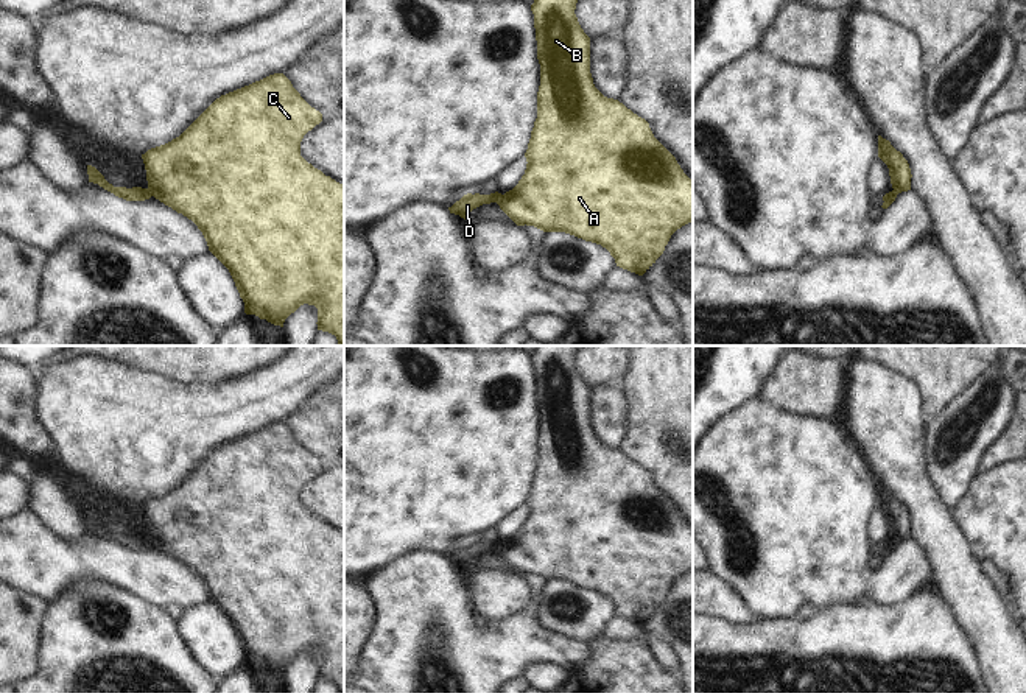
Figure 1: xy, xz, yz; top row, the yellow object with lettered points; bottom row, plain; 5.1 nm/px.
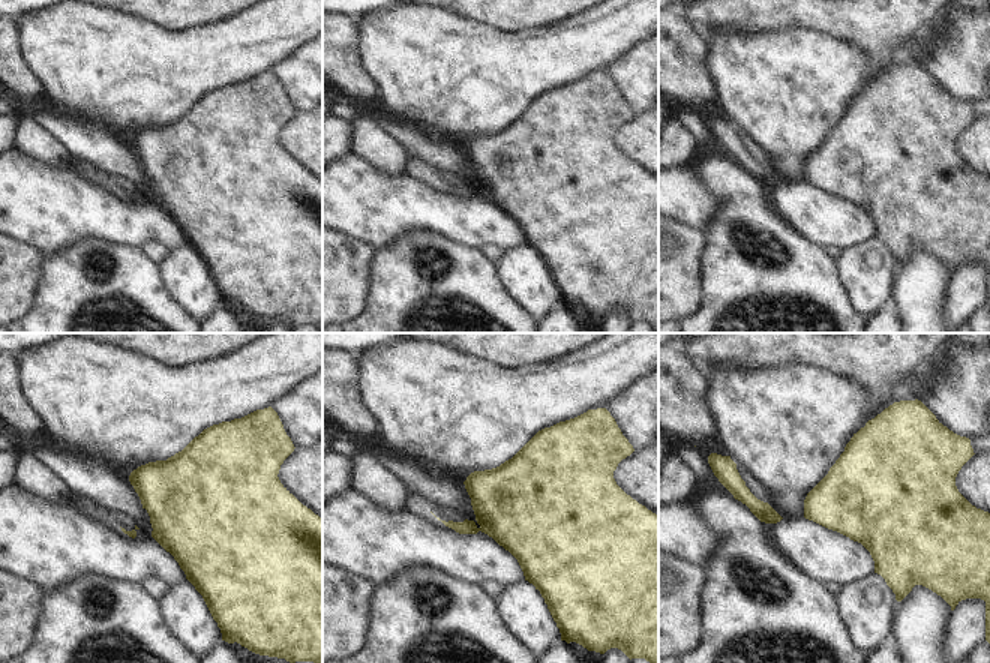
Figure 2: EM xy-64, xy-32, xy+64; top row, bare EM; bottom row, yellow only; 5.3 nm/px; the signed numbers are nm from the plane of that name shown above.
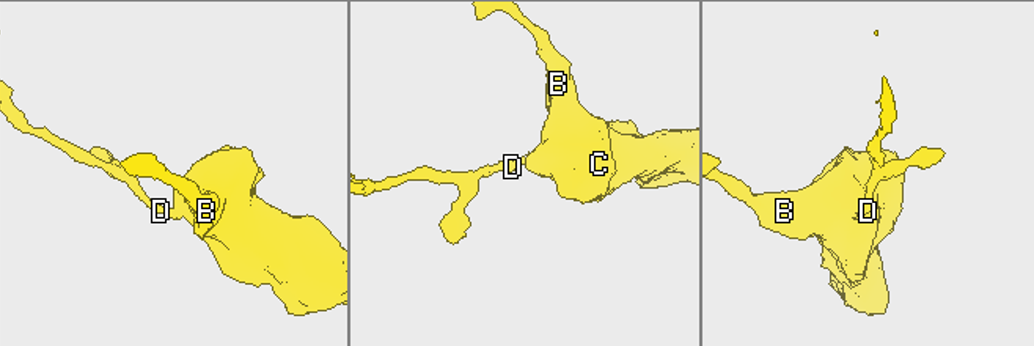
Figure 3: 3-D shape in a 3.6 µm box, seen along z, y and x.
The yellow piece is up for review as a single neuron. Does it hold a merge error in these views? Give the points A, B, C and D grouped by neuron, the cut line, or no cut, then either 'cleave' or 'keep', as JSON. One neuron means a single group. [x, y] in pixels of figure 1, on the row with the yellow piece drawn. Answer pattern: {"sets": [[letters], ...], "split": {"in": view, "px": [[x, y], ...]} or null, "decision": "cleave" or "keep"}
{"sets": [["A", "B", "C"], ["D"]], "split": {"in": "xy", "px": [[145, 189], [153, 195]]}, "decision": "cleave"}

